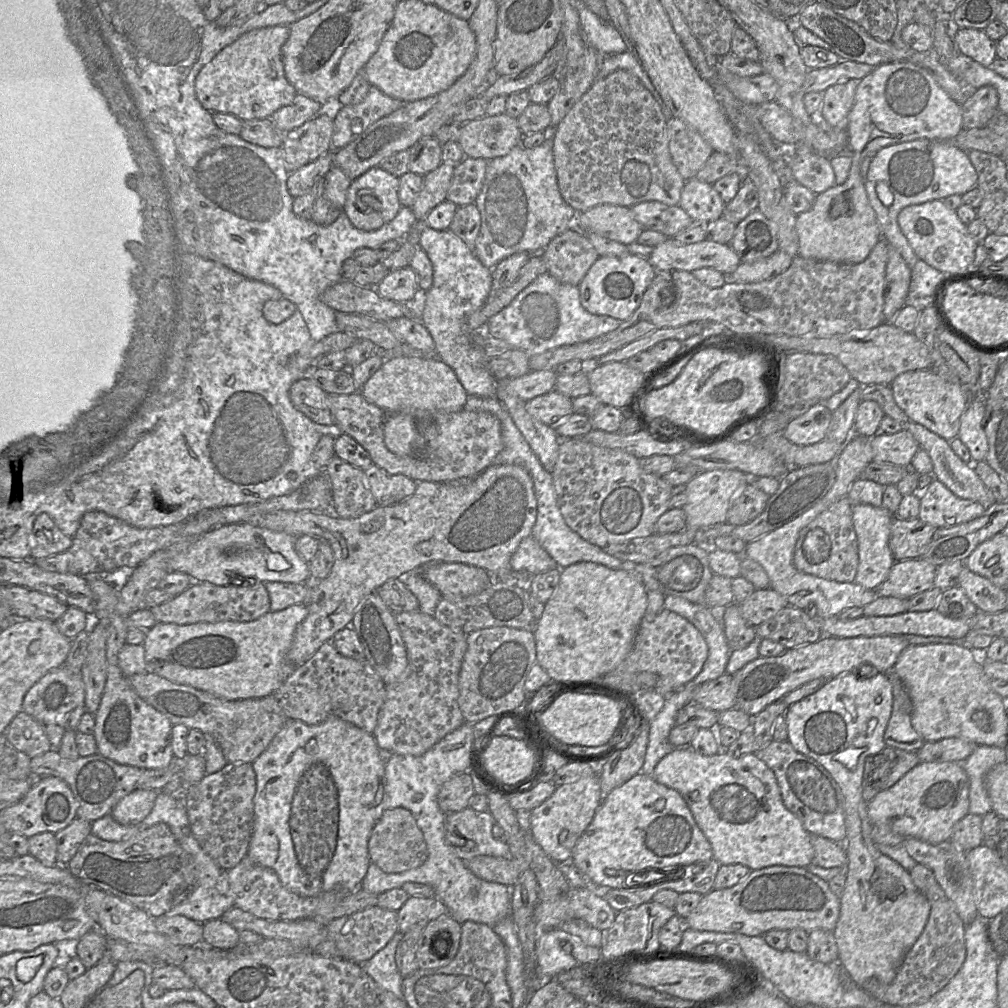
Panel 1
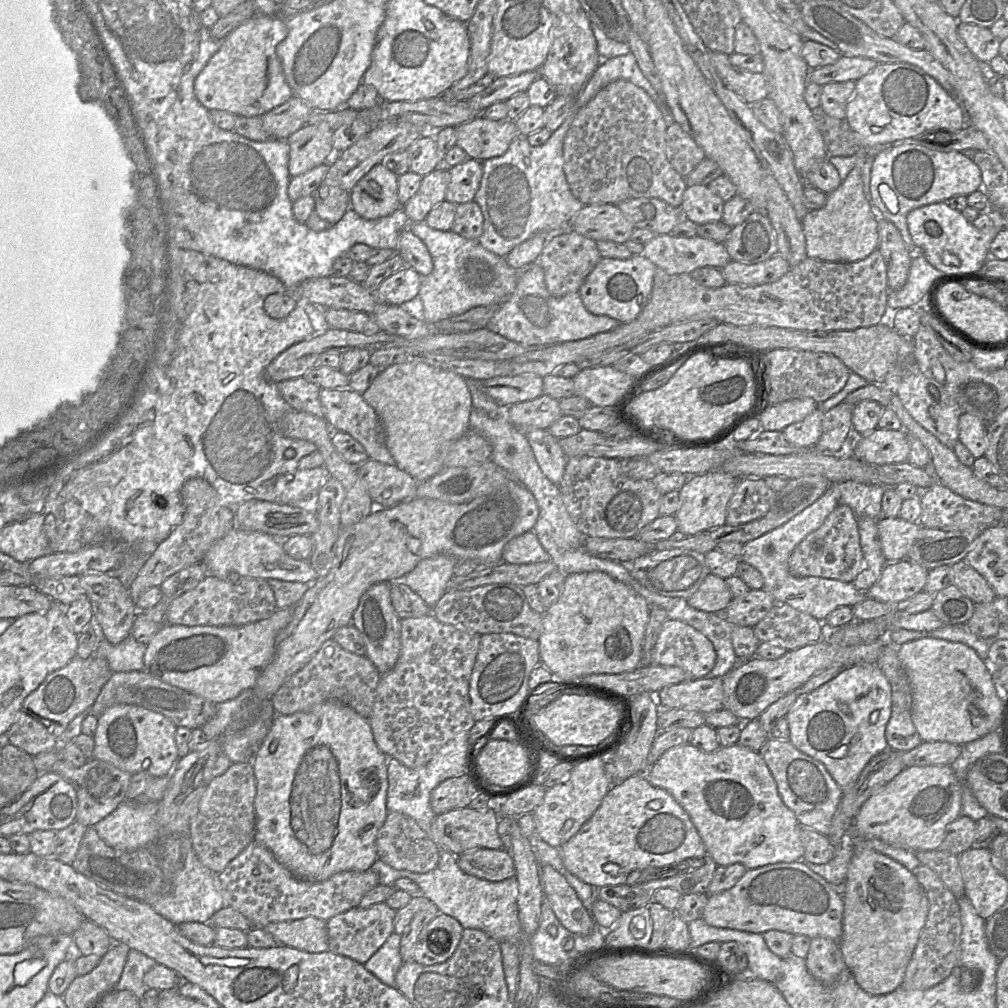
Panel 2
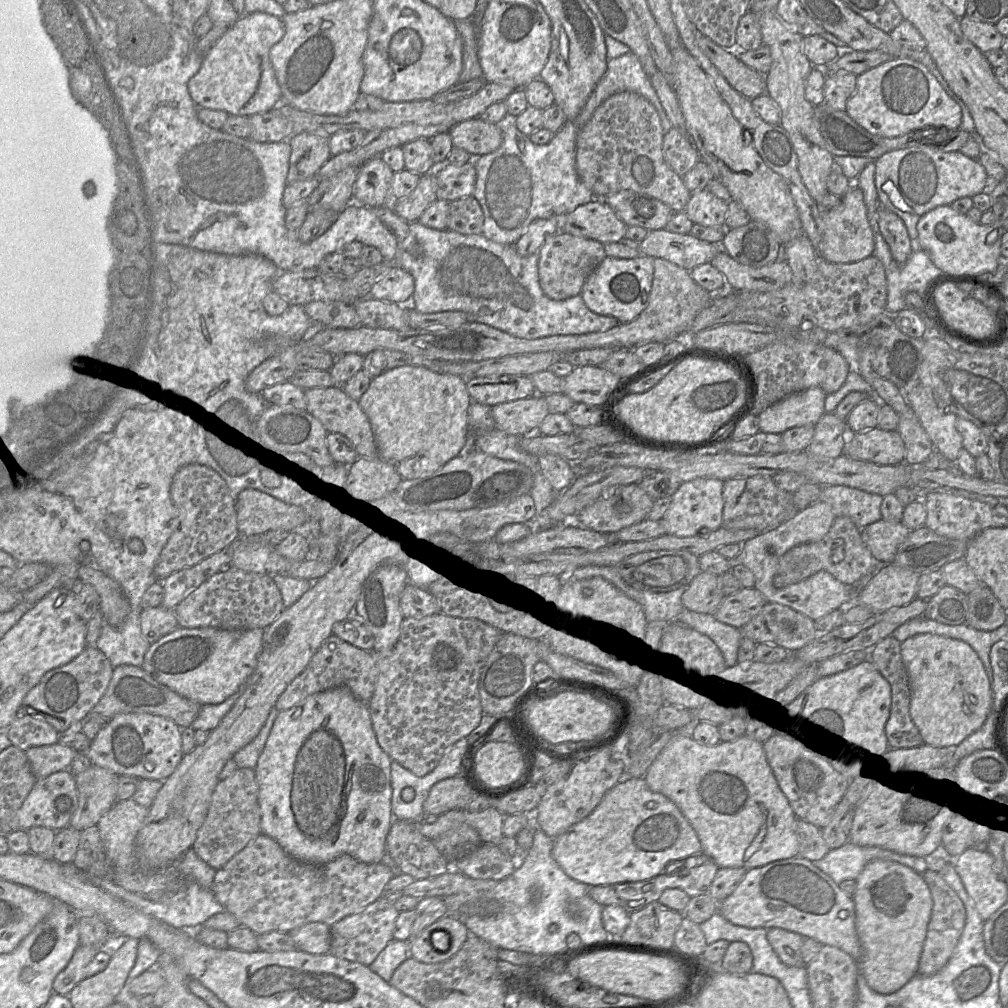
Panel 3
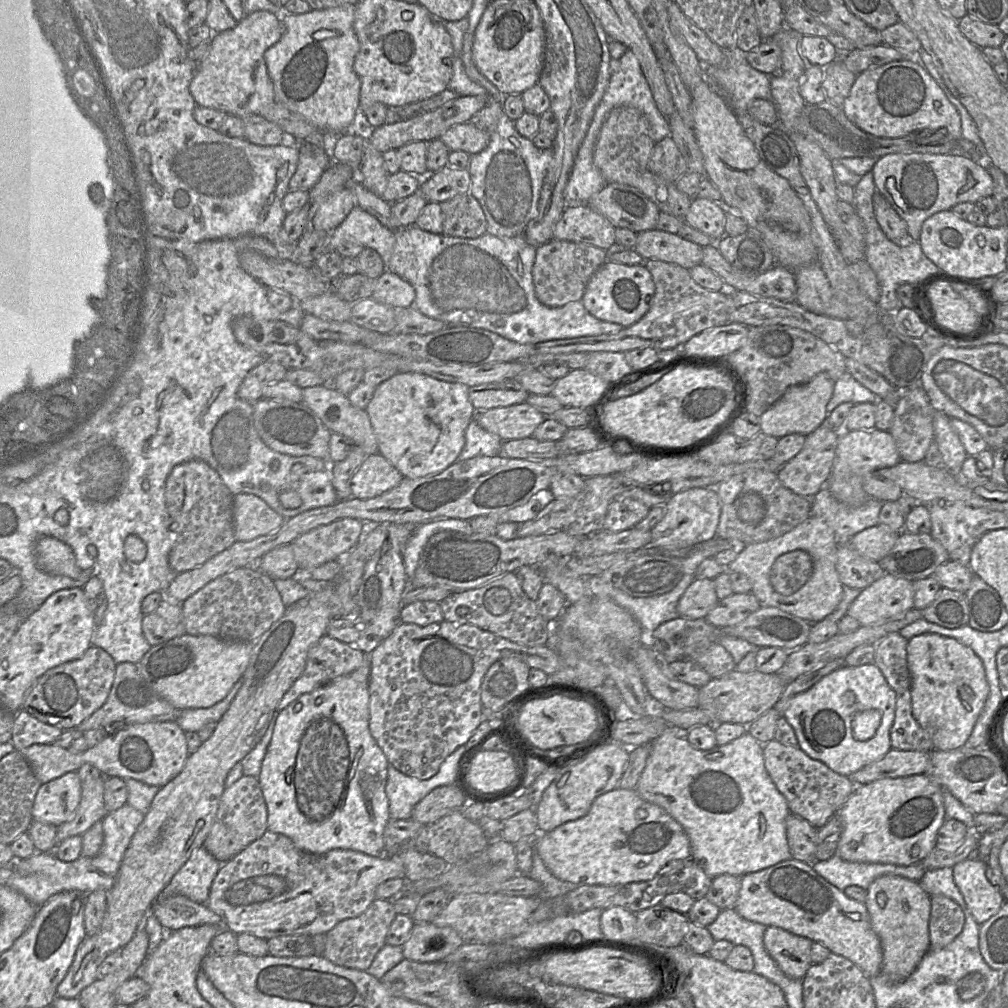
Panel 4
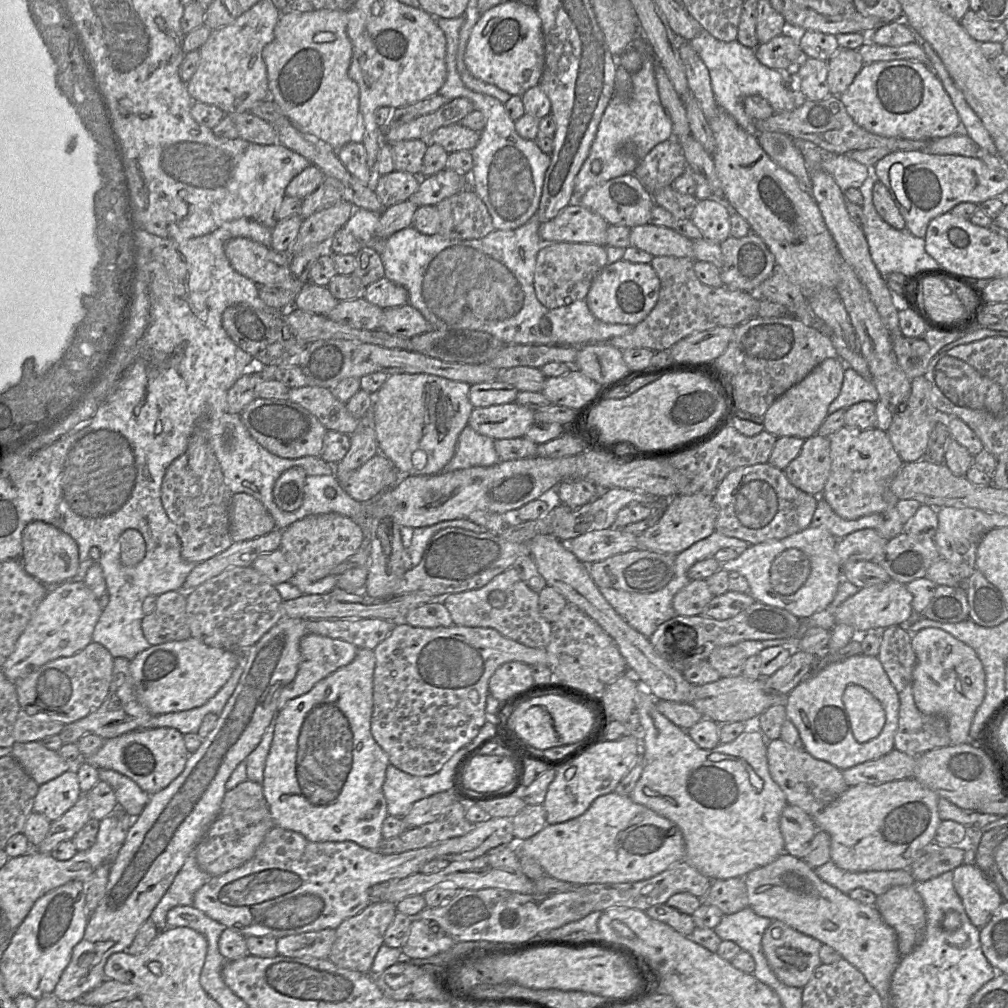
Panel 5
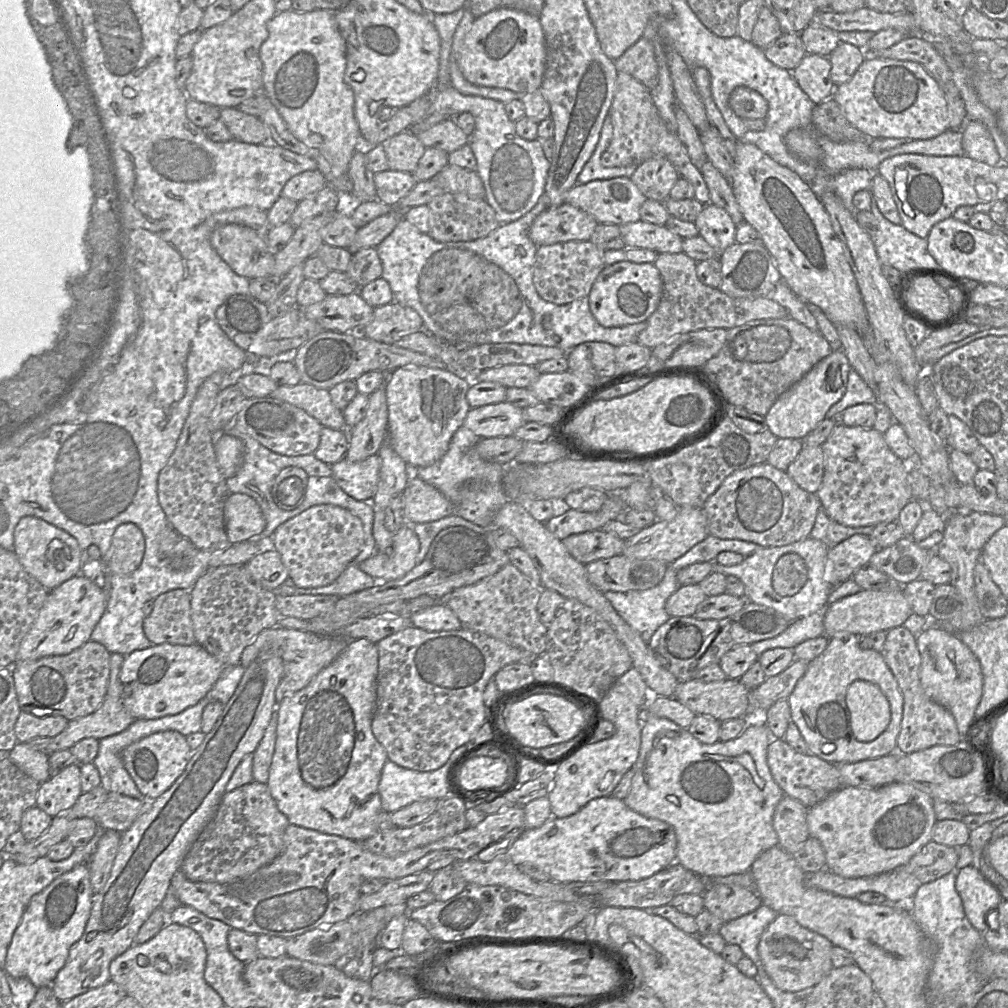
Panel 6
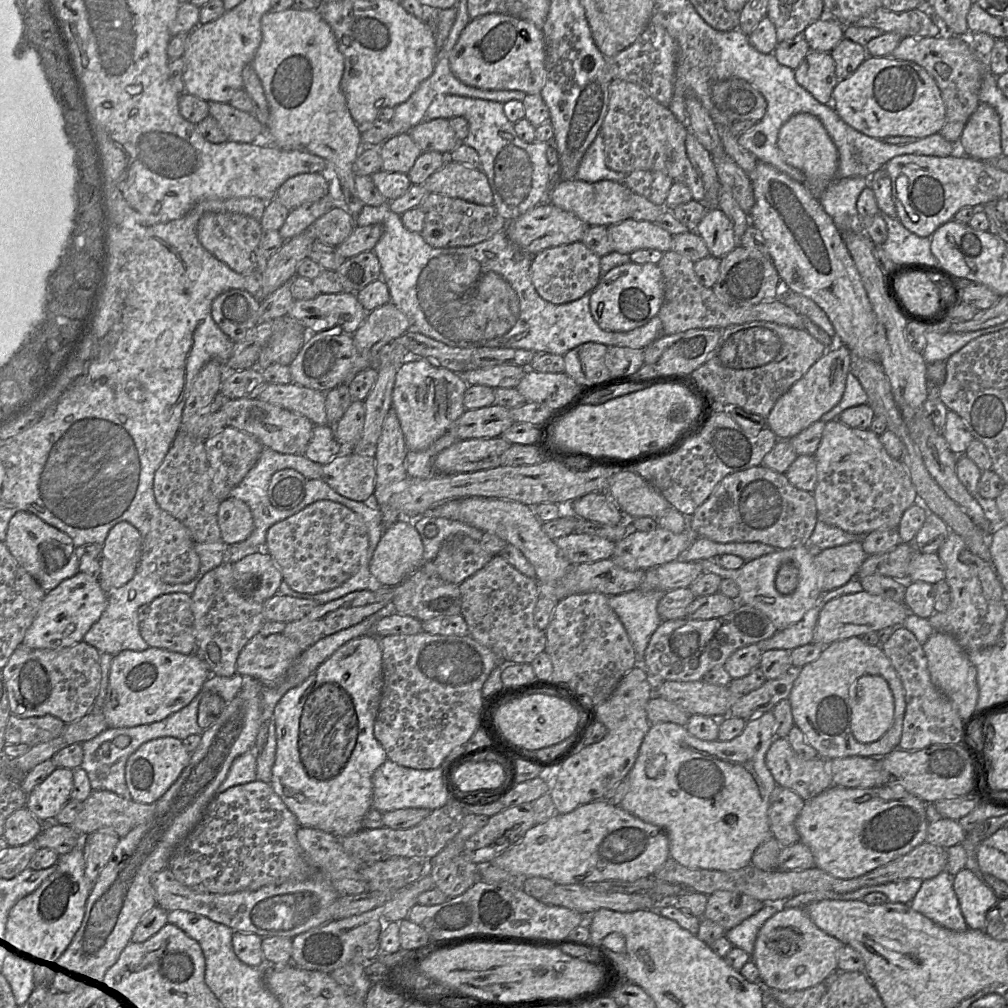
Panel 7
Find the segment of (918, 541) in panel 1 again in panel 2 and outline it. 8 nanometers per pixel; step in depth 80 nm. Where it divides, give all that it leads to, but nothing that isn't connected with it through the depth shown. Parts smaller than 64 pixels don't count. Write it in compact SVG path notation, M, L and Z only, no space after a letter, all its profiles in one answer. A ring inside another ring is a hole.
M881 517L877 521L883 555L888 562L897 562L907 557L921 525L899 517Z

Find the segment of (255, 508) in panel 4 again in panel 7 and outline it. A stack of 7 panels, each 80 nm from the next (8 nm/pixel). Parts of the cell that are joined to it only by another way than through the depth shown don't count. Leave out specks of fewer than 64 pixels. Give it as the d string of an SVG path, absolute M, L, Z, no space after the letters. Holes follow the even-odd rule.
M229 496L220 503L218 524L226 545L246 540L254 529L250 507L244 501Z

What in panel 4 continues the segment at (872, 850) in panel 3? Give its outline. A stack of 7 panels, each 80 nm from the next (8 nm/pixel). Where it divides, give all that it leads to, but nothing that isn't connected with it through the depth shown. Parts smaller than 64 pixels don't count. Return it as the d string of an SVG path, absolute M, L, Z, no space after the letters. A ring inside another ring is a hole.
M837 854L827 860L814 861L813 868L841 891L851 885L867 889L875 879L883 875L896 875L919 882L926 873L925 868L920 863L899 866L894 864L849 862L843 860Z

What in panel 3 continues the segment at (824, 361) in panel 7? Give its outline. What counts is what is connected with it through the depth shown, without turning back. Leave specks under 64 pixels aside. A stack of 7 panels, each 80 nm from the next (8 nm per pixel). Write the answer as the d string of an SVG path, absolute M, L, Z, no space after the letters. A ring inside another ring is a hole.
M818 387L786 396L758 416L760 431L782 434L794 427L815 426L825 414L826 396Z

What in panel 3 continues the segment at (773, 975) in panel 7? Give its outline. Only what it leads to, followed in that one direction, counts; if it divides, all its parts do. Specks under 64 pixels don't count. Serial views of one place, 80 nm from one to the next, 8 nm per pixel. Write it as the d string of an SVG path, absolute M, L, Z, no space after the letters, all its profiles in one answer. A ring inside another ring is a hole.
M782 928L767 929L766 938L779 959L789 966L801 966L801 948L804 937Z

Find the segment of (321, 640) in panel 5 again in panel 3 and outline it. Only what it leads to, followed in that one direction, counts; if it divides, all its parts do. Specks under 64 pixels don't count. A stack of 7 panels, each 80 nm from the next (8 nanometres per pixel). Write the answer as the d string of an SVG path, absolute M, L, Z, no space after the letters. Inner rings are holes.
M331 635L323 642L304 671L287 686L274 707L279 712L285 711L299 705L308 696L342 686L349 688L356 698L368 703L375 691L377 679L377 656L373 652L359 649Z

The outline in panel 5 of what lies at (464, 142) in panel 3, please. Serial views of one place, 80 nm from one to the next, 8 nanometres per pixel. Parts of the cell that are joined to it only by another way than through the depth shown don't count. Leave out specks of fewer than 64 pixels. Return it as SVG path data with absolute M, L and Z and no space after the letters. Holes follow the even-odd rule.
M460 123L440 127L428 139L428 143L442 146L449 154L461 150L472 151L478 144L480 133Z

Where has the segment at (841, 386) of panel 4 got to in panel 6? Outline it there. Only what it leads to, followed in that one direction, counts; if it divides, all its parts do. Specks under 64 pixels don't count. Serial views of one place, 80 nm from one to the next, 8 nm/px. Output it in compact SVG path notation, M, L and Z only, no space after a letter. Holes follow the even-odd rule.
M851 369L843 397L827 411L825 418L838 418L846 408L857 404L879 405L879 402L875 392Z

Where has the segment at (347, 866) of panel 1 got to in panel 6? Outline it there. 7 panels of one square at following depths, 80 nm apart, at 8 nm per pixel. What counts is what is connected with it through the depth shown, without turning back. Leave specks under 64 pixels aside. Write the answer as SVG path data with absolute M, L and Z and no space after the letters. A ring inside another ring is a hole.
M365 638L350 640L346 649L306 687L287 695L276 705L277 738L267 786L291 825L354 841L366 840L378 832L376 819L382 811L378 785L388 760L385 748L372 731L377 701L378 658L377 644Z

